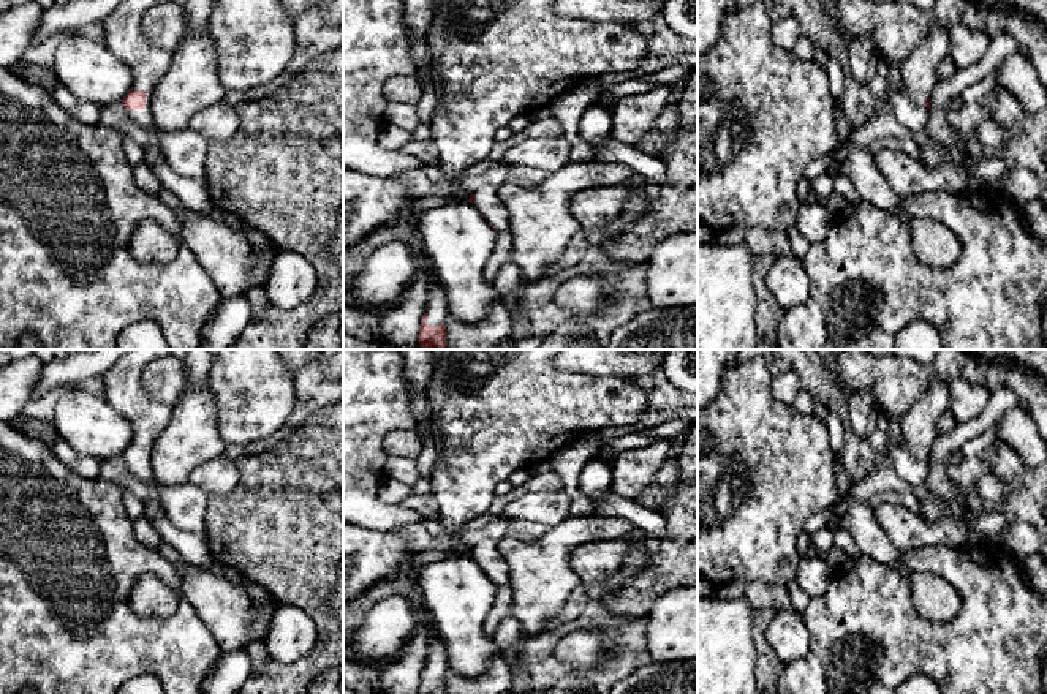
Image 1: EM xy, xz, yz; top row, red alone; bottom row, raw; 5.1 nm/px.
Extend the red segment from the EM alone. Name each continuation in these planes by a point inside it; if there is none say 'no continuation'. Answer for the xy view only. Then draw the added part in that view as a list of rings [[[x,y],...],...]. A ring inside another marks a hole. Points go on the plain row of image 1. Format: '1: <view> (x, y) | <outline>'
1: xy (185, 506) | [[[127,349],[101,378],[106,402],[115,408],[133,428],[133,443],[146,446],[144,463],[128,463],[130,471],[147,487],[158,492],[169,522],[183,531],[206,533],[209,495],[183,484],[168,487],[157,481],[152,471],[150,452],[153,441],[169,424],[172,406],[152,400],[142,387],[144,367],[169,356],[172,349]]]

